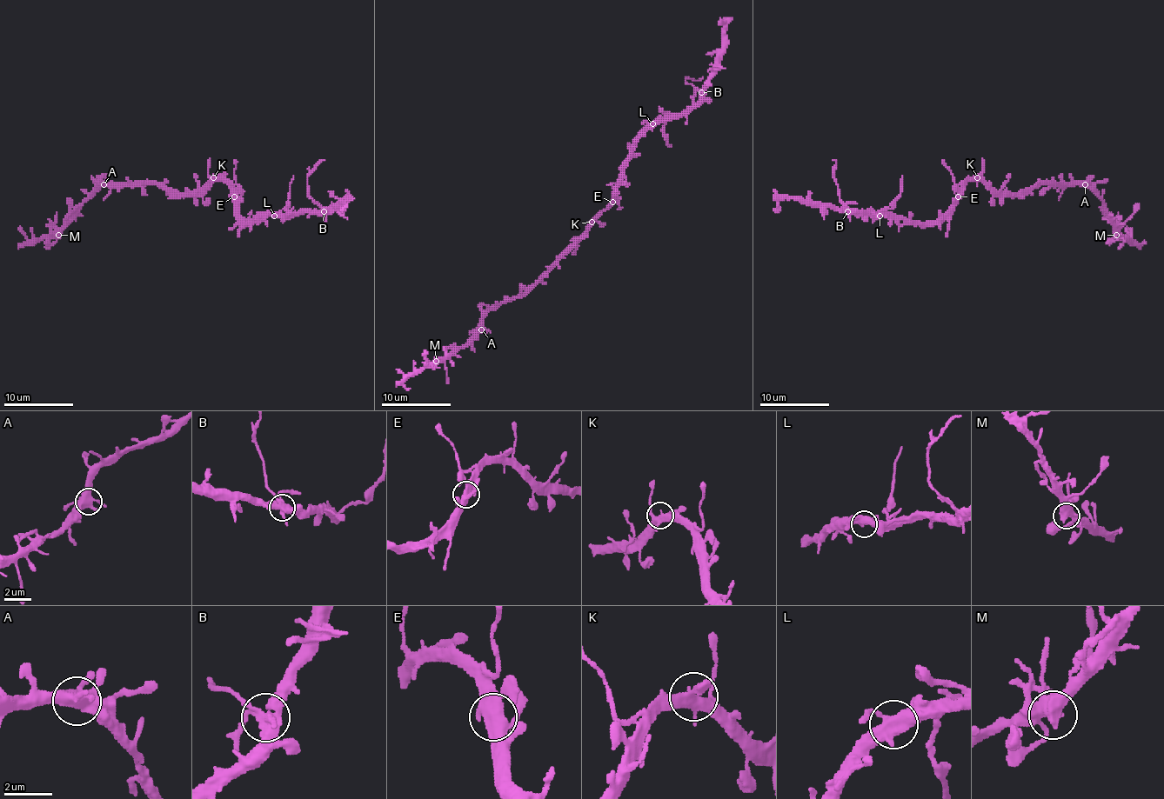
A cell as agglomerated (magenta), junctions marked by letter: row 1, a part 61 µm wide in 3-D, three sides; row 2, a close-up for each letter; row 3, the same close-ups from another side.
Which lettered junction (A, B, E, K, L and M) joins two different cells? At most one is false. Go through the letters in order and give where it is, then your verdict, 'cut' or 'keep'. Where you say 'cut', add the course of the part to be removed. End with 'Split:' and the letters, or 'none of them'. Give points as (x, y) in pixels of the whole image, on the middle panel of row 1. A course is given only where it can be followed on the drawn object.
A: (481, 329) | keep
B: (701, 92) | cut | (701, 92), (685, 82), (685, 78), (699, 80), (703, 76)
E: (612, 202) | keep
K: (592, 222) | keep
L: (652, 123) | keep
M: (436, 361) | keep
Split: B

